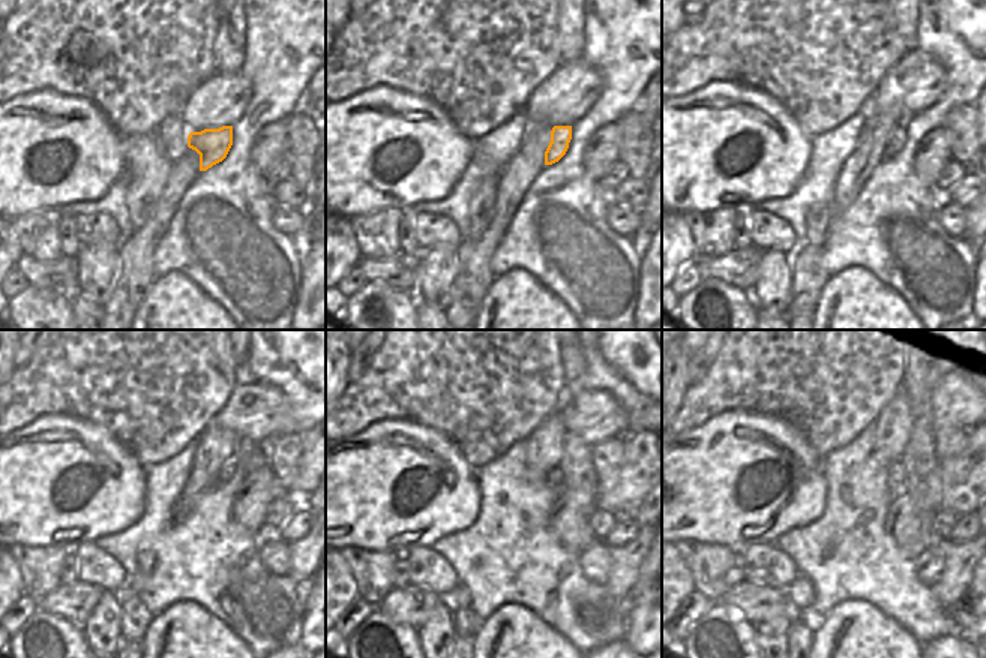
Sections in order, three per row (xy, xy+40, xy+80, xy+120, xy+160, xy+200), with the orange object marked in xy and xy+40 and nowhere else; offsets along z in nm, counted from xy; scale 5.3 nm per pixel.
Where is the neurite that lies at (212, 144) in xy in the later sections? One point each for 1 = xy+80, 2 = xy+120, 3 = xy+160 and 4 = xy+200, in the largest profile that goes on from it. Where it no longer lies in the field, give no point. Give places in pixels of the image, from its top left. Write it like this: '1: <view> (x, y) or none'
1: xy+80 (896, 140)
2: xy+120 (228, 468)
3: xy+160 (554, 477)
4: xy+200 (895, 472)

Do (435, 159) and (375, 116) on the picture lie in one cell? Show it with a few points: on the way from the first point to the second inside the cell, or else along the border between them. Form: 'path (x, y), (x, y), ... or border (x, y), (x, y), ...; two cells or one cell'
path (422, 144), (410, 134), (393, 134), (390, 131); one cell

